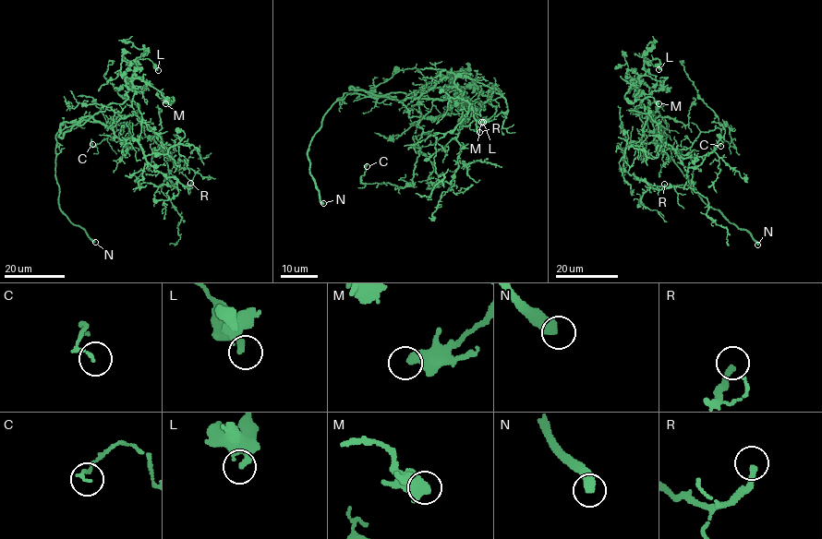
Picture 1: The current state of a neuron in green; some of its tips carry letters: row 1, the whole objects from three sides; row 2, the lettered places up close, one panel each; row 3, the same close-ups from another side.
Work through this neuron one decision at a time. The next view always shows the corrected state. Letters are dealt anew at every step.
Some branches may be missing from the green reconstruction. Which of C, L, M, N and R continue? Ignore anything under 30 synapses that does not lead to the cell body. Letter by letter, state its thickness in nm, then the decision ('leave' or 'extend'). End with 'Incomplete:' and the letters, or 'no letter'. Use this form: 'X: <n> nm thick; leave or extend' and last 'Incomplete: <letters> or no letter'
C: 130 nm thick; leave
L: 300 nm thick; leave
M: 480 nm thick; leave
N: 440 nm thick; extend
R: 240 nm thick; extend
Incomplete: N, R

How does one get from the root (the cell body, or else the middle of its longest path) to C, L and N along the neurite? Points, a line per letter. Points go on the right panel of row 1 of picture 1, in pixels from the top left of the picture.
C: (651, 121), (653, 141), (665, 149), (686, 149), (702, 131), (725, 125), (735, 146), (726, 141), (720, 146)
L: (651, 121), (653, 130), (660, 124), (661, 130), (636, 90), (644, 63), (658, 58), (658, 69)
N: (651, 121), (653, 130), (660, 124), (664, 128), (673, 162), (699, 197), (731, 222), (746, 229), (757, 245)

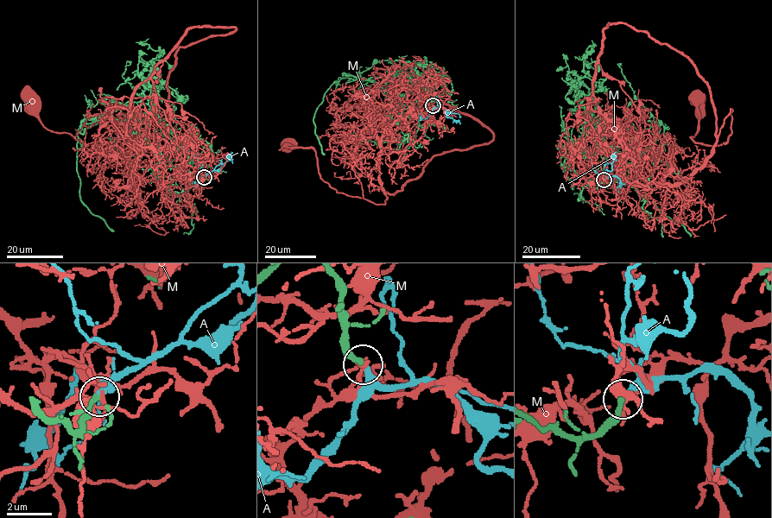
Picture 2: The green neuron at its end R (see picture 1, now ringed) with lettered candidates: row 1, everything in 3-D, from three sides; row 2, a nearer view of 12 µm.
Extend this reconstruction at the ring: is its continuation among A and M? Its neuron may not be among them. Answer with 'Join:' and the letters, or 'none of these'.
Join: A

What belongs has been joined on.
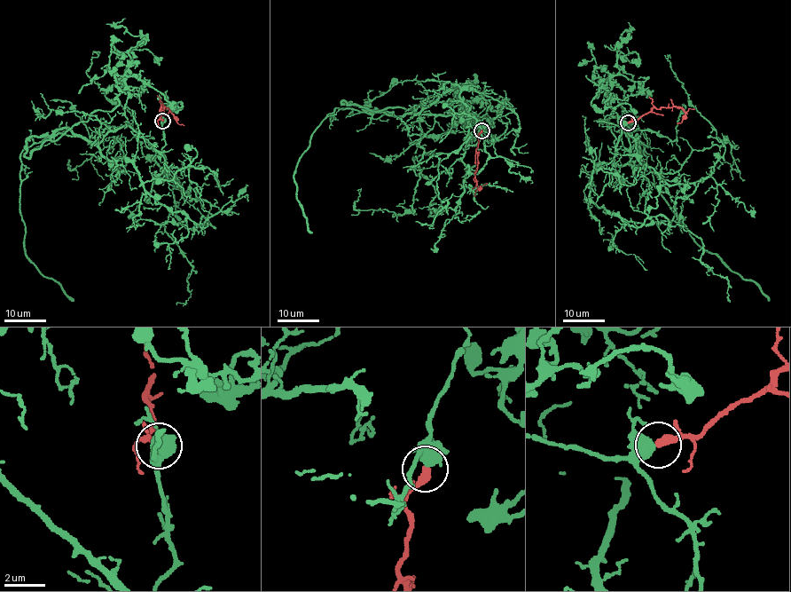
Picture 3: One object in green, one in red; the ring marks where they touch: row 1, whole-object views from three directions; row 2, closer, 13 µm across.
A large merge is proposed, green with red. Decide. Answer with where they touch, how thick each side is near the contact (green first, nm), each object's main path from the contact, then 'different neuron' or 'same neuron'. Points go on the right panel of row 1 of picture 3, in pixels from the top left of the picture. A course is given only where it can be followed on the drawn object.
place (628, 122); calibres 600 and 420 nm; course green (628, 122), (637, 151), (616, 151), (622, 130), (629, 161), (598, 167), (588, 196), (698, 236), (728, 302); course red (628, 122), (637, 121), (653, 108), (677, 106), (683, 109), (685, 115), (677, 123); different neuron

